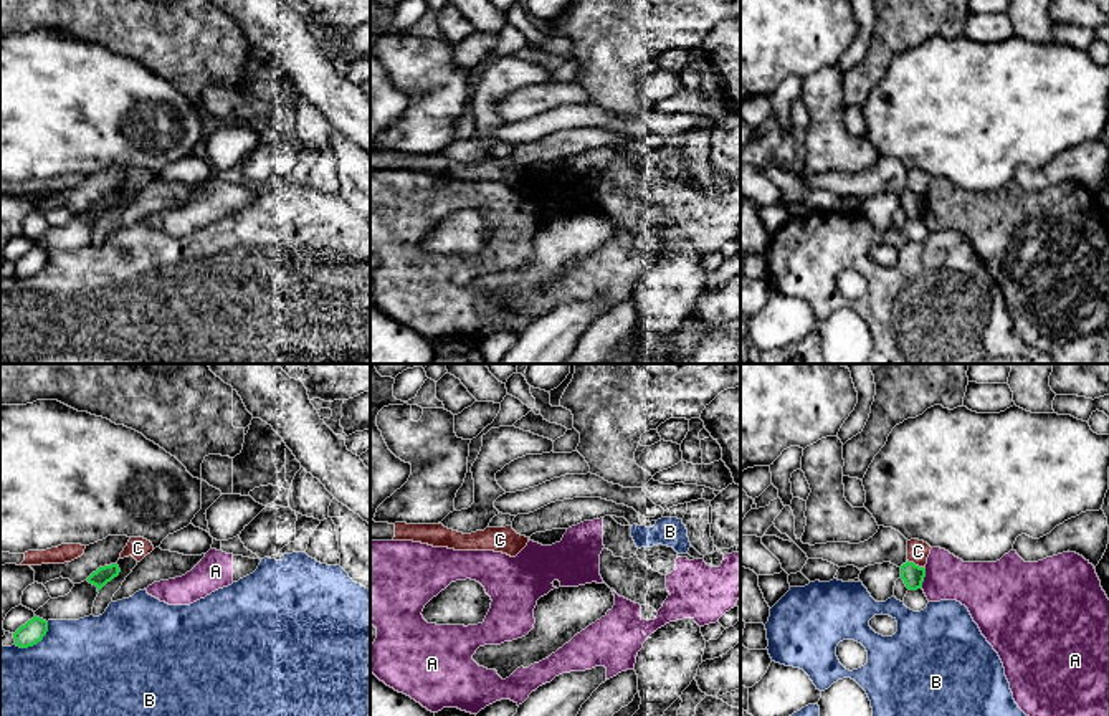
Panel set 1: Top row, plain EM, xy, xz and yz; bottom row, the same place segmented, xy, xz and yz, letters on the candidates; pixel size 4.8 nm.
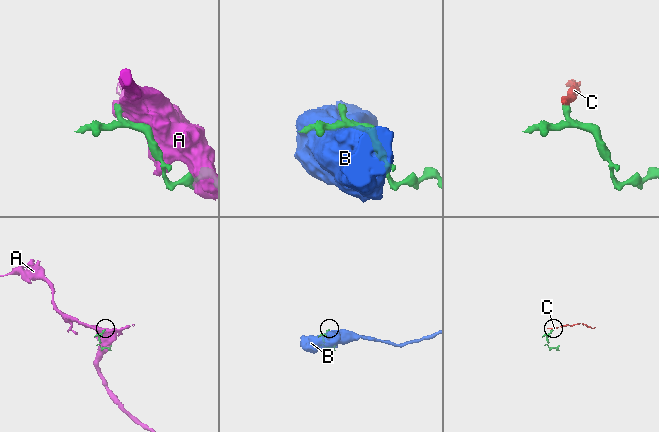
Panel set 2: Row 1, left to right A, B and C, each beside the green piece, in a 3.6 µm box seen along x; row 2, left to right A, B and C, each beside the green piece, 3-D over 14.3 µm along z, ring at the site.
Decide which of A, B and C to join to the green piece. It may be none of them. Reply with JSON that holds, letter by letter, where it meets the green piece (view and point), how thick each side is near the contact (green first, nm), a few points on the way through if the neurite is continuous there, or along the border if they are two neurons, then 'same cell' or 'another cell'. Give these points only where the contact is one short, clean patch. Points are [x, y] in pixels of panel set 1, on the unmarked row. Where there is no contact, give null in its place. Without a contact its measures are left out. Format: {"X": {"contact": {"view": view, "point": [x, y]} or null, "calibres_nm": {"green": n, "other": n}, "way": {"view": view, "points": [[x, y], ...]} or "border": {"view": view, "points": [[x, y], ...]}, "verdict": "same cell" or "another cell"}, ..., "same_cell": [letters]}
{"A": {"contact": {"view": "yz", "point": [924, 205]}, "calibres_nm": {"green": 110, "other": 220}, "verdict": "another cell"}, "B": {"contact": {"view": "xy", "point": [37, 272]}, "calibres_nm": {"green": 110, "other": 500}, "verdict": "another cell"}, "C": {"contact": {"view": "yz", "point": [914, 194]}, "calibres_nm": {"green": 110, "other": 110}, "border": {"view": "yz", "points": [[908, 189], [923, 197]]}, "verdict": "another cell"}, "same_cell": []}

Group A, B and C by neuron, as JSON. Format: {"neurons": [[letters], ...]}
{"neurons": [["A"], ["B"], ["C"]]}

